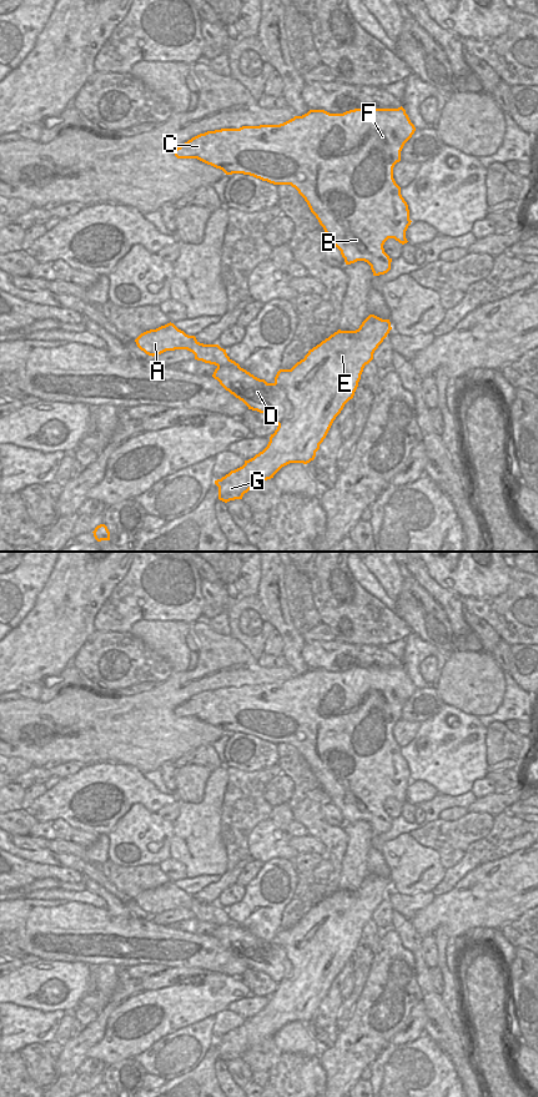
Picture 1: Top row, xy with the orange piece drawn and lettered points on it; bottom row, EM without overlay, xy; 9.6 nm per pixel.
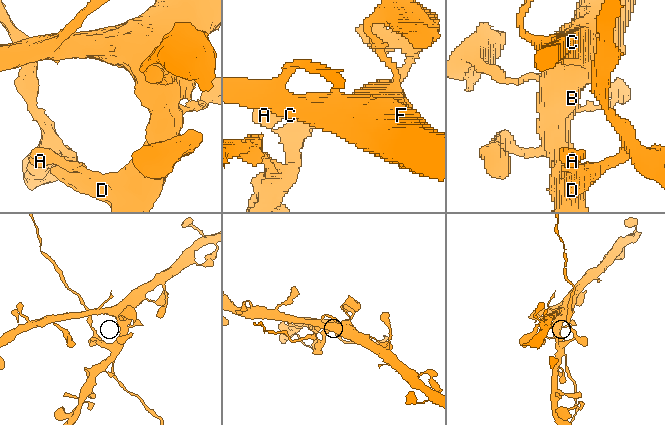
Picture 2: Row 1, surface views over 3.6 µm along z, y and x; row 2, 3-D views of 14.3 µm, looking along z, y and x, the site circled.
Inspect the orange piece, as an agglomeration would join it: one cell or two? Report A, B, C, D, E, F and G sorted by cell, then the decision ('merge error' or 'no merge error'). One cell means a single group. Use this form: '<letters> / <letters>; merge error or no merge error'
A B C E F G / D; merge error

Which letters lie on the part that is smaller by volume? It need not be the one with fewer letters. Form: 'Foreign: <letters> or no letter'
Foreign: D

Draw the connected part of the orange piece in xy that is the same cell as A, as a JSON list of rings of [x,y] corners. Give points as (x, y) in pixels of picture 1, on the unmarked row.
[[[167,882],[156,889],[141,892],[135,899],[137,906],[149,915],[159,915],[166,910],[187,909],[195,914],[195,919],[215,925],[228,925],[238,927],[240,924],[232,920],[226,909],[218,904],[200,902],[195,895],[188,895],[174,882]]]

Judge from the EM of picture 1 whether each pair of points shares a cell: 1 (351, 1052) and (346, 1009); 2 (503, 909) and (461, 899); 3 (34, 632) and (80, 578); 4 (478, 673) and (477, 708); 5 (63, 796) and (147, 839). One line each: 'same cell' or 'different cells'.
1: different cells
2: same cell
3: same cell
4: same cell
5: different cells

